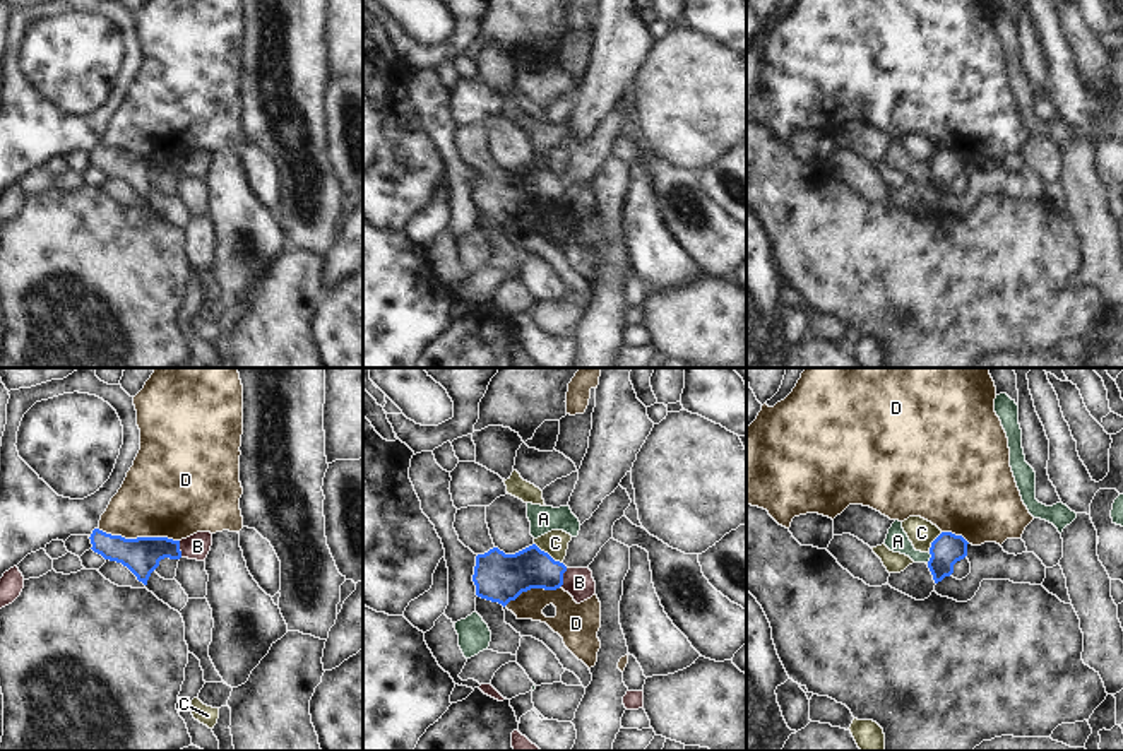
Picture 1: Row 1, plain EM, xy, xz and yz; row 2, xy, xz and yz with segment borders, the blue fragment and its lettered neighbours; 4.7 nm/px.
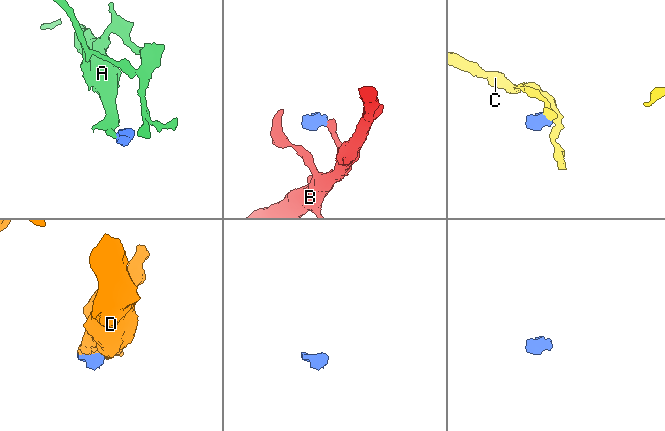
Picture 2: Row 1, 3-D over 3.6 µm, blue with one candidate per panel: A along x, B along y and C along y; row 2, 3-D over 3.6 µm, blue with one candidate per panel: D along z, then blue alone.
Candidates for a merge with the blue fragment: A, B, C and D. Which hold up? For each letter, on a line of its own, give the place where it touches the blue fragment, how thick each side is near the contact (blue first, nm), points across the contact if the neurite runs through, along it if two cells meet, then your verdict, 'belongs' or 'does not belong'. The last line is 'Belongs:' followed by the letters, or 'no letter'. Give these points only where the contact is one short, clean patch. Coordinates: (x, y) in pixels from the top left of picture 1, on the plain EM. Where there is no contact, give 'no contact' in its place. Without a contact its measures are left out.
A: meets blue in yz at (930, 175); 150 nm thick on the blue side, 110 nm on the other; border along yz (930, 168), (926, 180); does not belong
B: meets blue in xz at (562, 194); 200 nm thick on the blue side, 140 nm on the other; border along xz (567, 185), (560, 202); does not belong
C: meets blue in xz at (546, 170); 220 nm thick on the blue side, 120 nm on the other; border along xz (534, 159), (562, 180); does not belong
D: meets blue in xy at (139, 154); 170 nm thick on the blue side, 420 nm on the other; does not belong
Belongs: no letter

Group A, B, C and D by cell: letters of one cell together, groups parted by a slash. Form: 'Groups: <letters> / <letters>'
Groups: A / B / C / D

